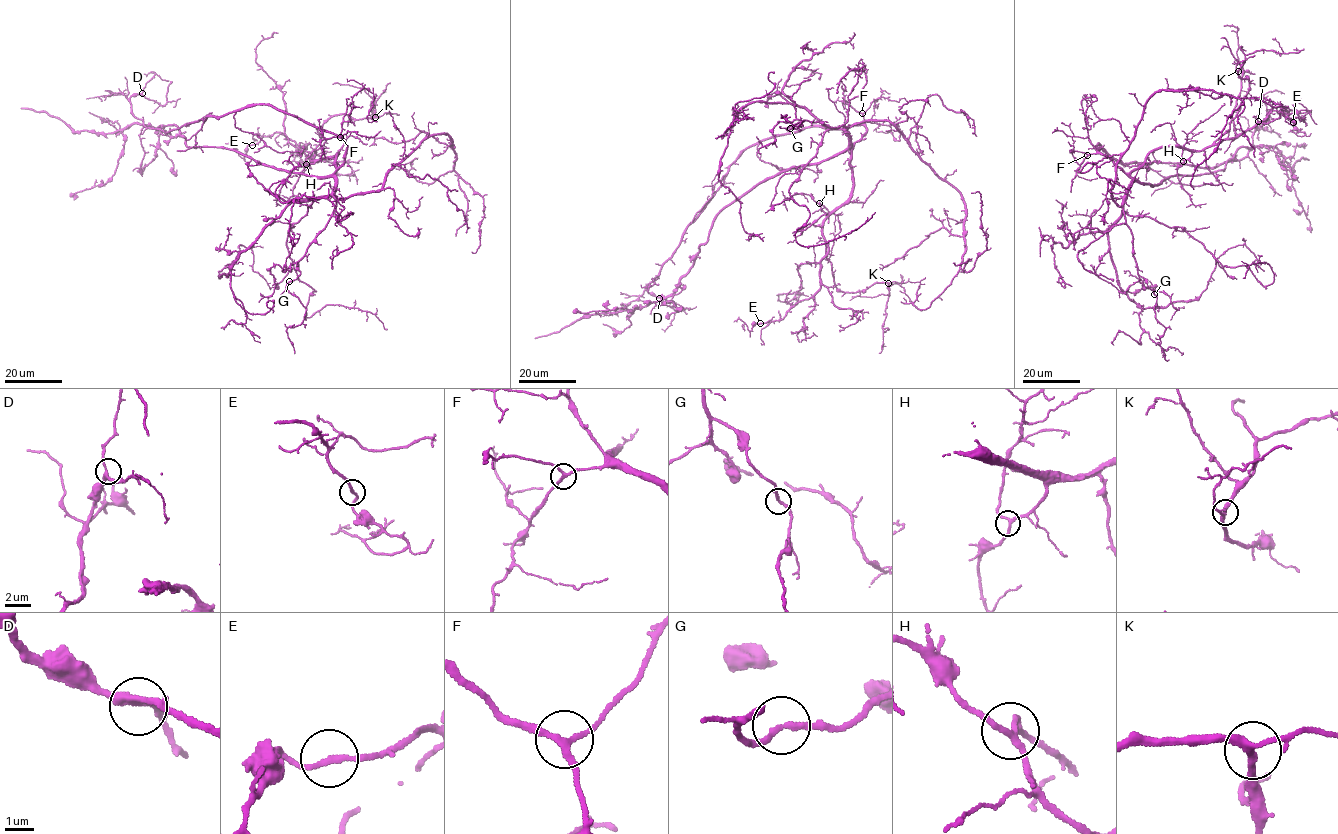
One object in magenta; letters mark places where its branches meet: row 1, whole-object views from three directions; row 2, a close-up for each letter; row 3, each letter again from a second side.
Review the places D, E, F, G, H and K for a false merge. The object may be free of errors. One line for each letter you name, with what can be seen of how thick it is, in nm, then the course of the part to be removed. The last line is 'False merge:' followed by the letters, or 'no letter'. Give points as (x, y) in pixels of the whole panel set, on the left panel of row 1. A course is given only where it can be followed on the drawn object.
False merge: no letter

